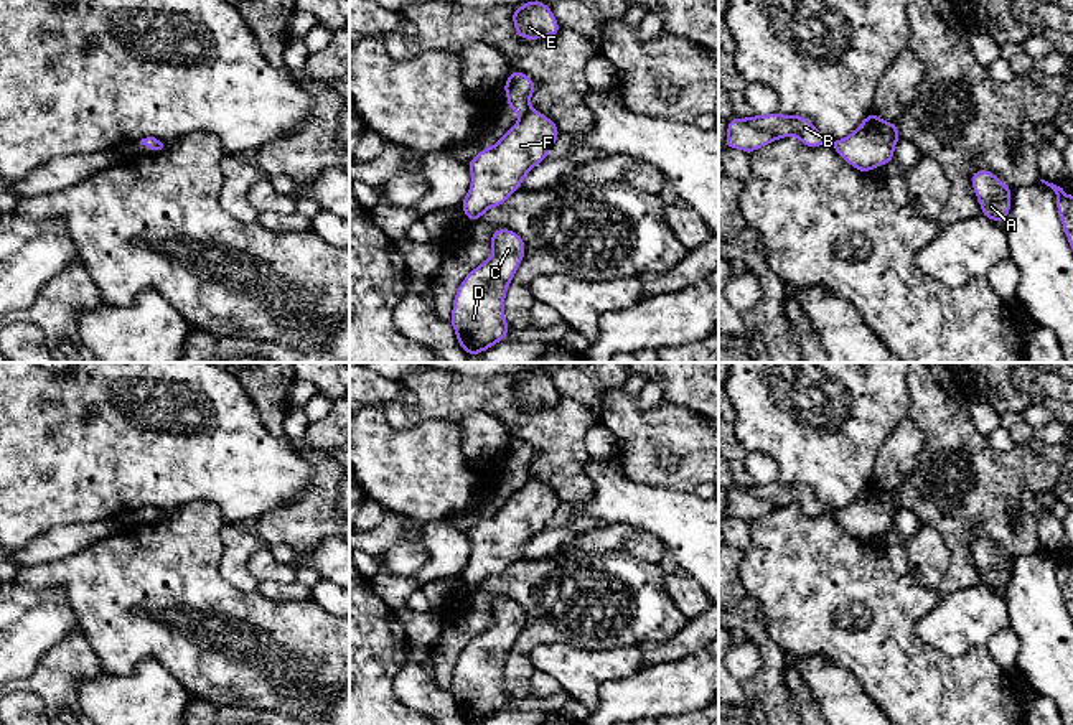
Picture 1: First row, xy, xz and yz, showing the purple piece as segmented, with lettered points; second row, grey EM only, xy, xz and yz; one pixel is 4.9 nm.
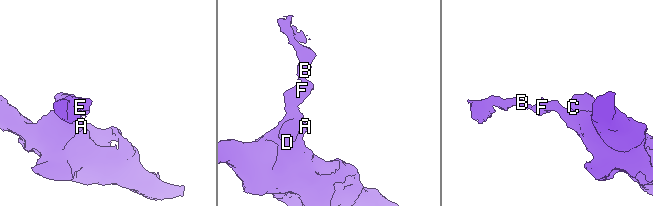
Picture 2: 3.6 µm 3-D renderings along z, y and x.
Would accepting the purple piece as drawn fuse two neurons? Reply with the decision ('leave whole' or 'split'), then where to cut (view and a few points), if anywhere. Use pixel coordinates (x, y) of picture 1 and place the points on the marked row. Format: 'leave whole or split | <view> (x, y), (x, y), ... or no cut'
split | xz (531, 107), (523, 114)

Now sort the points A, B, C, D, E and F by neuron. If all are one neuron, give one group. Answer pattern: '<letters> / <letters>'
A C D F / B E

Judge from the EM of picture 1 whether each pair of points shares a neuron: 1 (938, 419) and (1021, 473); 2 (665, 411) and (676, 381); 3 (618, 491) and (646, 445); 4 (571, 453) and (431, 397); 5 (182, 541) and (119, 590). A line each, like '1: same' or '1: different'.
1: same
2: different
3: different
4: same
5: same

